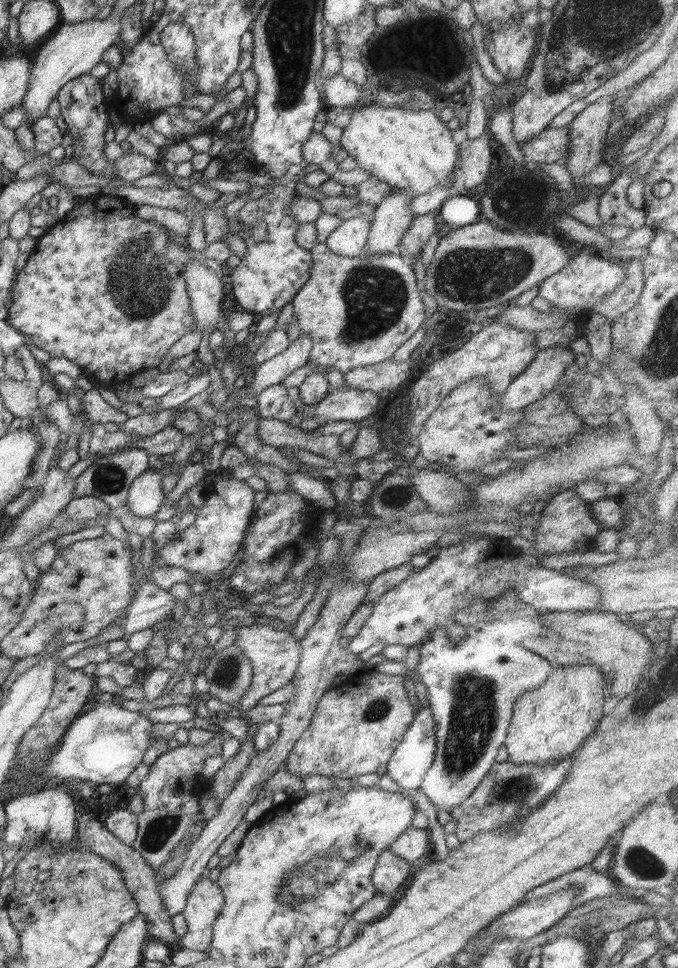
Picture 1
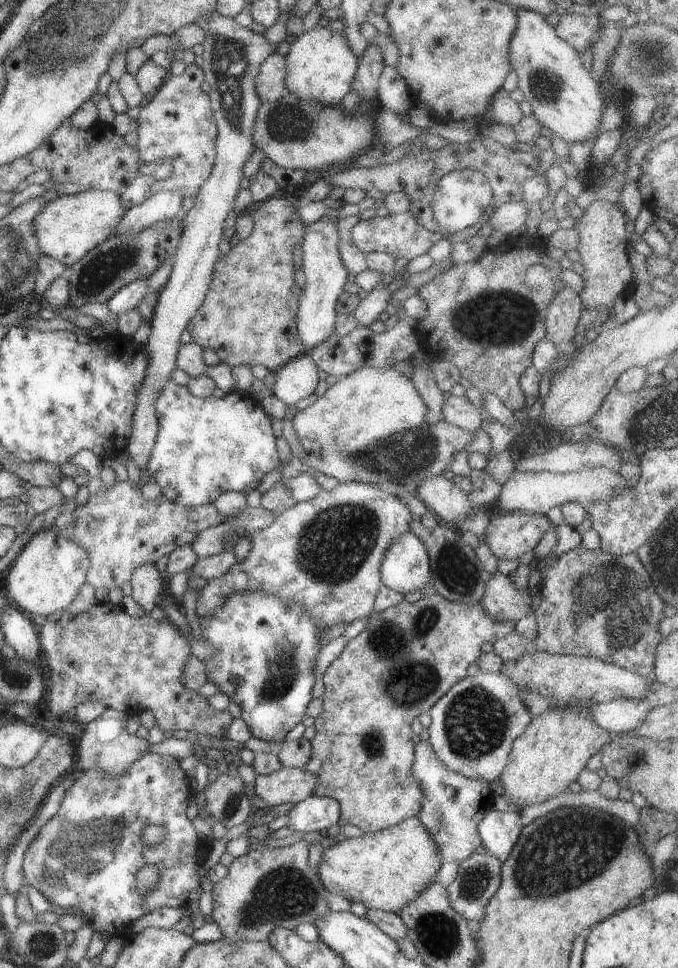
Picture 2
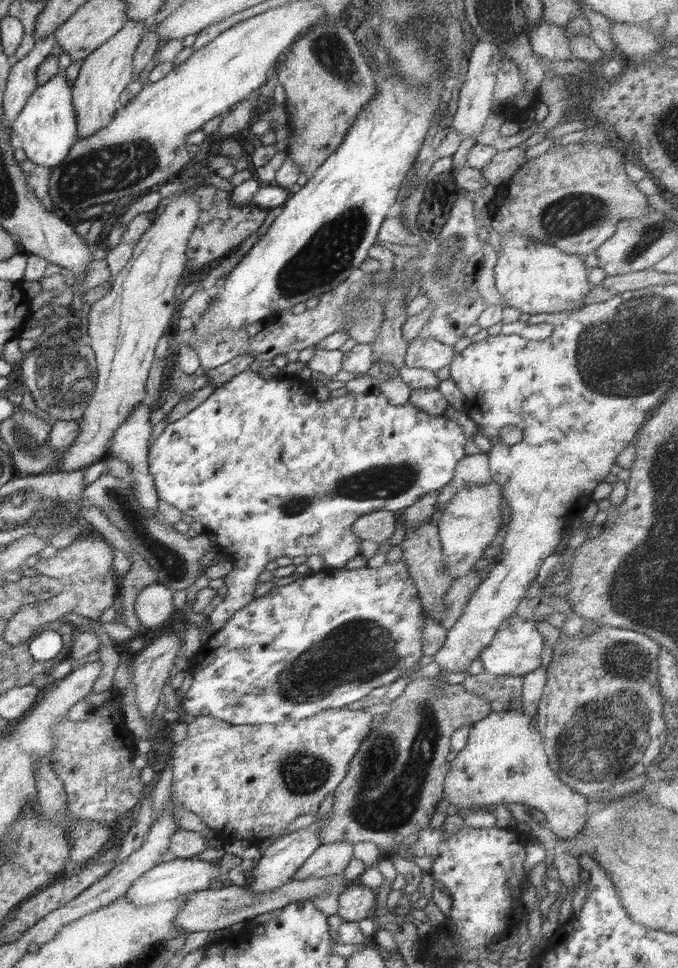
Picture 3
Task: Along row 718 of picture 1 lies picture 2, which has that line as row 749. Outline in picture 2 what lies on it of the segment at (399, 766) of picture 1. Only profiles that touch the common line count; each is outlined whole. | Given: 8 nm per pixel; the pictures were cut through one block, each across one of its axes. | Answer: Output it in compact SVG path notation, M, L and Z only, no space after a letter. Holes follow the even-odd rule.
M428 741L415 744L411 772L423 792L421 809L416 817L435 840L441 862L443 859L444 862L461 863L474 851L481 849L483 842L477 828L486 811L493 808L495 799L490 784L448 770Z

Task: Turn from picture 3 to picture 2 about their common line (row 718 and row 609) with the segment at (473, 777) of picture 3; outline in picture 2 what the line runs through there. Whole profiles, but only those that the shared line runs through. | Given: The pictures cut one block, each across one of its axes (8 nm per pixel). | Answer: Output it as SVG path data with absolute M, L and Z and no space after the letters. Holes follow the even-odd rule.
M496 571L486 581L478 604L497 623L514 623L531 612L529 590L517 588L511 577Z

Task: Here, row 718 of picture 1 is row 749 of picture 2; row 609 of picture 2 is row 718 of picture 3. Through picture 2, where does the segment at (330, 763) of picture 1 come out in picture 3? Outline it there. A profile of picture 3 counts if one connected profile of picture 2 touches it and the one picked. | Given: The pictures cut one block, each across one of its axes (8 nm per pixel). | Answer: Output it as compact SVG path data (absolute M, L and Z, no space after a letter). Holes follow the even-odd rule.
M415 675L406 686L404 693L393 702L390 702L392 709L387 713L384 713L384 720L373 725L370 734L362 740L362 744L359 746L357 754L350 762L348 775L344 777L344 780L342 780L334 790L332 809L325 815L322 819L322 824L320 824L320 827L322 827L322 830L320 830L320 841L322 841L322 843L328 844L346 841L354 844L357 842L373 842L381 849L393 851L393 847L396 849L401 846L401 843L407 842L418 831L428 827L437 805L442 801L444 780L446 780L446 776L451 770L450 763L446 760L446 757L451 752L450 738L453 732L464 725L472 726L472 724L478 722L480 719L486 718L486 716L492 712L487 701L484 701L476 694L467 692L461 684L446 684L440 691L438 691L437 687L434 687L433 684L437 684L435 678L424 678L421 675Z

